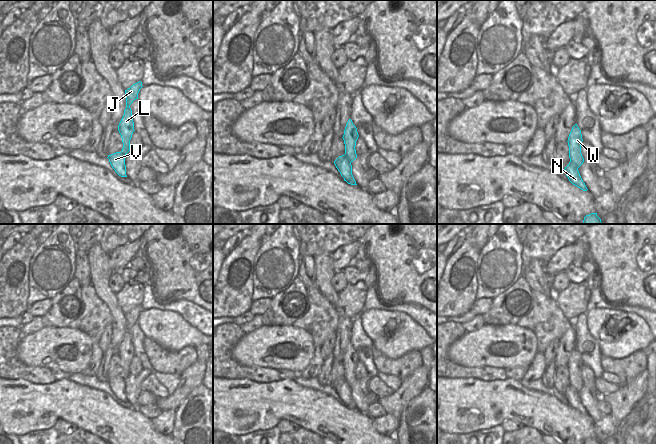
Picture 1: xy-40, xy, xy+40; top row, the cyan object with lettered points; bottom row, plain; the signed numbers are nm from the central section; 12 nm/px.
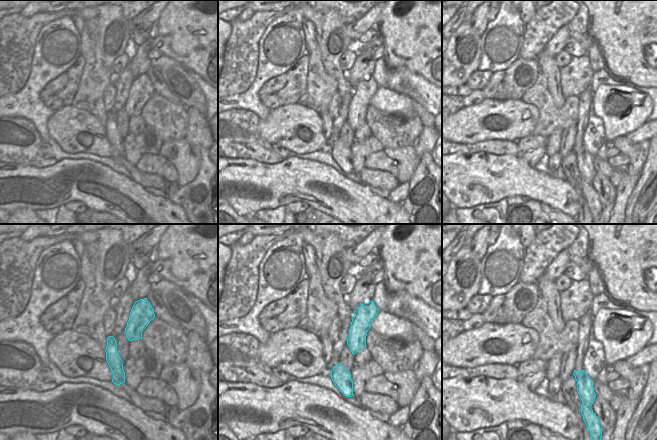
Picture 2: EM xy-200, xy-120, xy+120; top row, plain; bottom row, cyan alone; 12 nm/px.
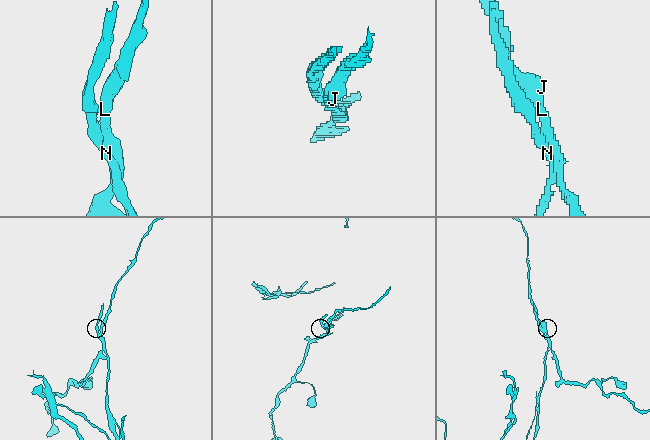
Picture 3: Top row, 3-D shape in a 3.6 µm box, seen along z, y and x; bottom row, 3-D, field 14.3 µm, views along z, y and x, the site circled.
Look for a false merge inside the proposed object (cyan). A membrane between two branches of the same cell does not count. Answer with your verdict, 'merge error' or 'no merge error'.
merge error

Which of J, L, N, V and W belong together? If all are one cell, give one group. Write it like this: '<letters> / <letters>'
J L W / N V

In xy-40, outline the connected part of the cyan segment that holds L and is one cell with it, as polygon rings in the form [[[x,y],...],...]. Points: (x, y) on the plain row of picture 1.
[[[139,305],[133,308],[130,312],[125,314],[126,318],[126,332],[124,334],[124,339],[118,349],[118,355],[122,362],[123,372],[122,377],[126,379],[130,375],[130,364],[134,354],[134,346],[132,342],[132,334],[130,329],[134,324],[138,323],[138,317],[142,312],[142,306]]]

